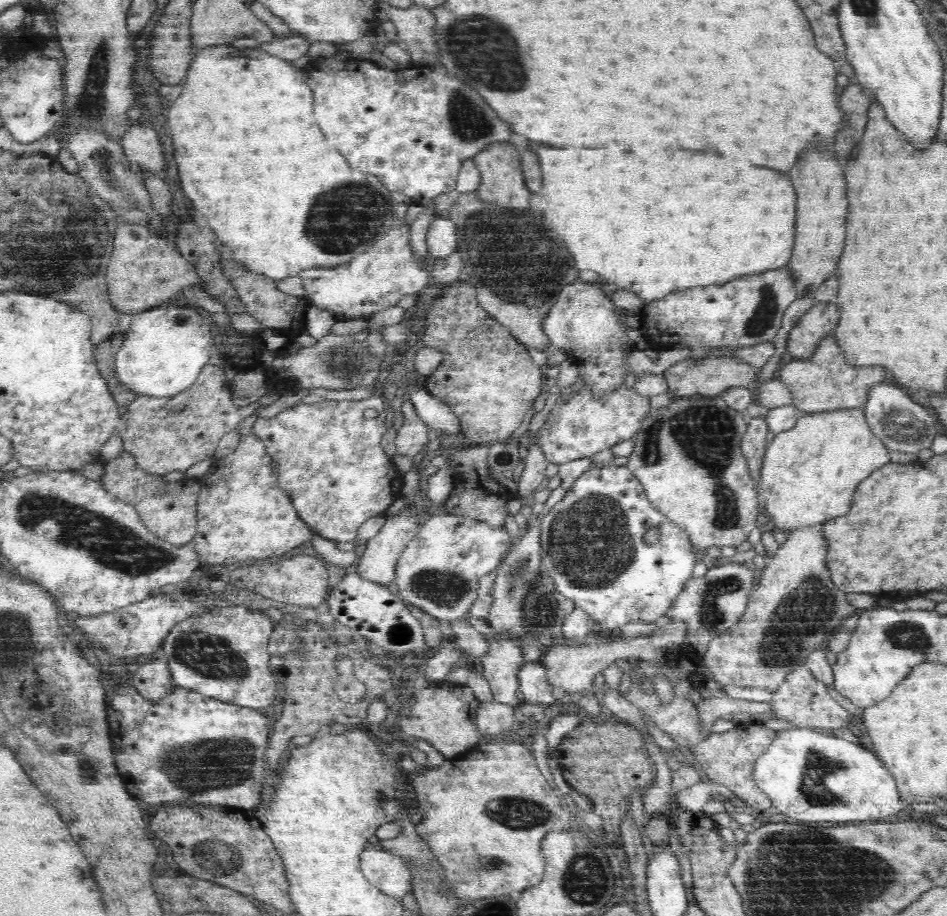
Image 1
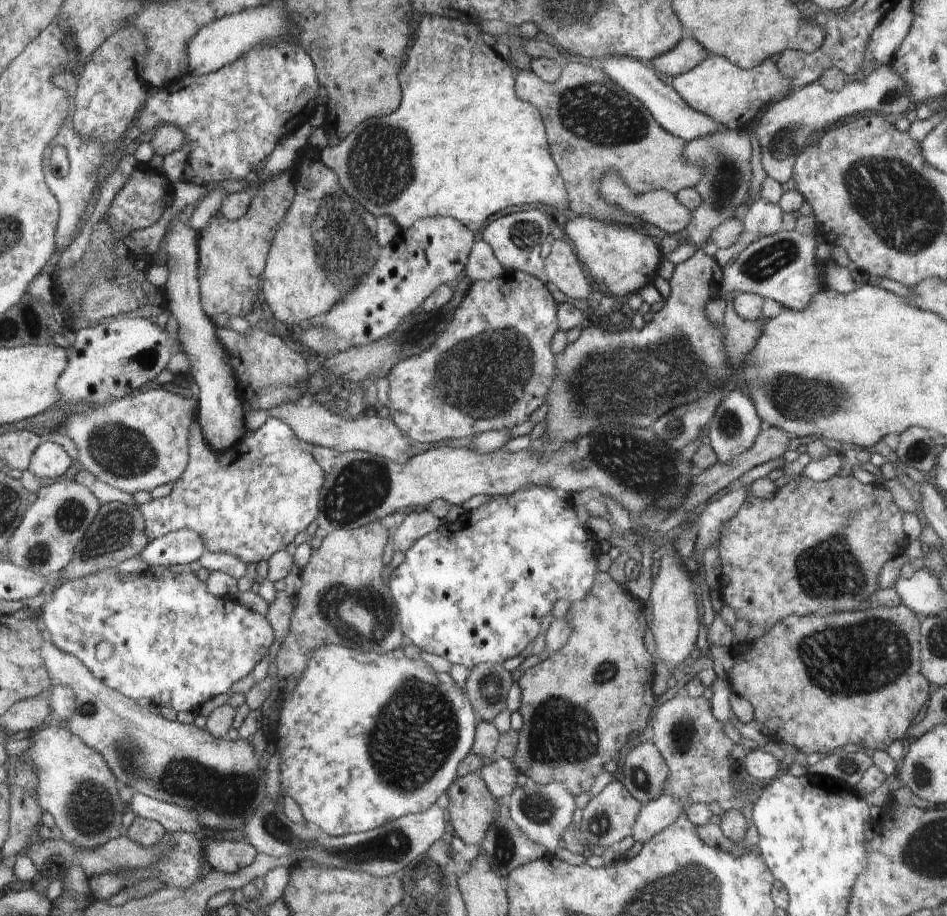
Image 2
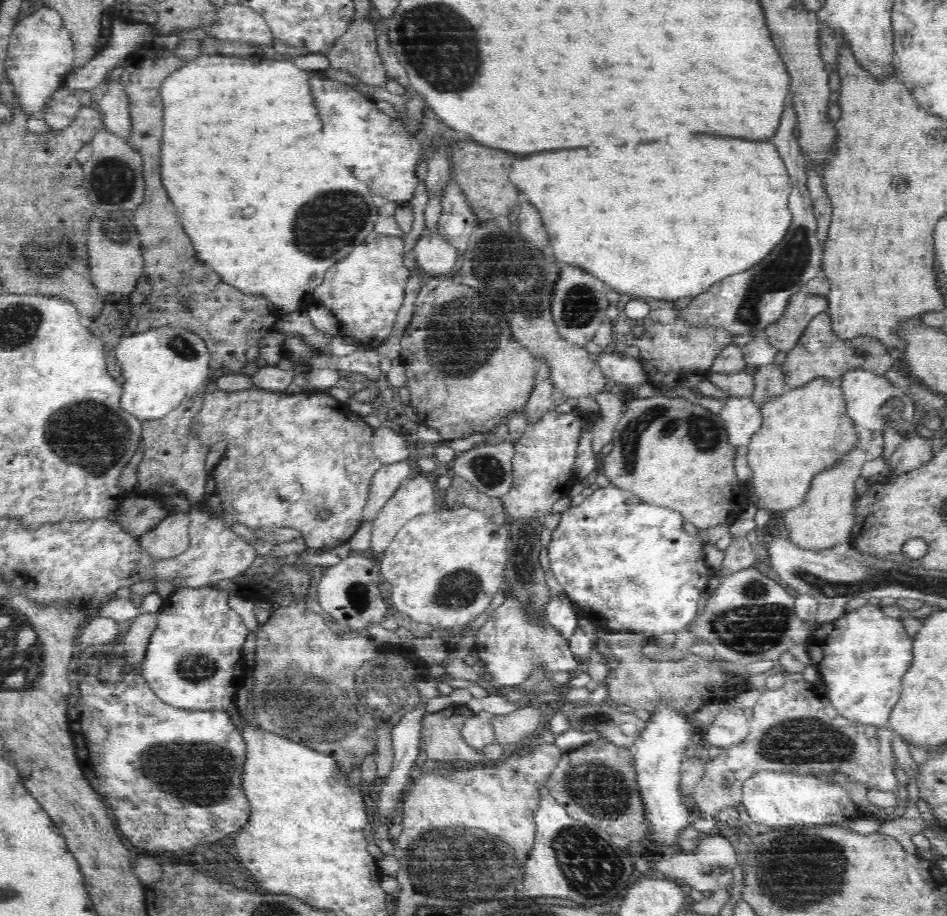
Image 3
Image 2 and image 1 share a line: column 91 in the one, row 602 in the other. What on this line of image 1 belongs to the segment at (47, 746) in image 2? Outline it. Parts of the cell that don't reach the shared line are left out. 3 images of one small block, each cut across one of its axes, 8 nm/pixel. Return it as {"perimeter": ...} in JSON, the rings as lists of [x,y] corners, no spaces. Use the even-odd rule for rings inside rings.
{"perimeter":[[[813,527],[802,531],[796,530],[789,532],[788,540],[779,546],[778,552],[774,554],[774,557],[766,561],[762,574],[760,573],[760,578],[758,578],[758,582],[756,582],[756,585],[753,586],[753,589],[748,595],[746,608],[742,611],[742,614],[730,628],[727,628],[722,634],[716,636],[716,638],[710,642],[710,646],[708,646],[708,652],[706,652],[706,666],[708,666],[712,678],[714,678],[716,682],[724,682],[724,684],[721,685],[725,685],[726,682],[732,682],[732,684],[742,686],[742,688],[765,688],[768,691],[774,692],[778,690],[778,686],[780,686],[782,682],[786,680],[786,677],[793,673],[794,670],[805,667],[806,658],[808,658],[810,654],[818,650],[825,651],[827,649],[830,638],[834,636],[838,628],[843,626],[846,617],[858,614],[861,611],[860,608],[850,604],[844,592],[836,588],[836,585],[832,582],[832,579],[829,577],[830,571],[825,565],[826,555],[826,540],[822,537],[819,528]]]}

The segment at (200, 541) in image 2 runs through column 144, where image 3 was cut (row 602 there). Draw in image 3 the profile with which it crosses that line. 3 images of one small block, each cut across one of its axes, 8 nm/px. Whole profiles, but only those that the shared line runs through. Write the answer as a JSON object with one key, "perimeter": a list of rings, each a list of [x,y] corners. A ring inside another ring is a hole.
{"perimeter":[[[554,597],[546,605],[545,618],[547,622],[550,622],[552,629],[558,632],[558,636],[570,640],[570,637],[577,632],[580,628],[578,625],[578,619],[580,617],[579,611],[574,605],[567,605],[562,603],[560,599]]]}

